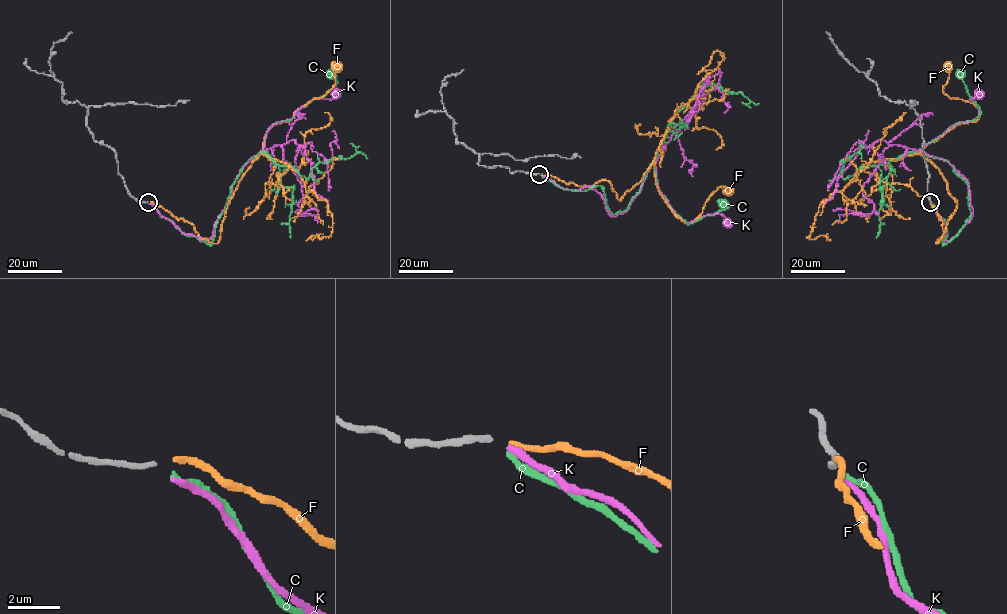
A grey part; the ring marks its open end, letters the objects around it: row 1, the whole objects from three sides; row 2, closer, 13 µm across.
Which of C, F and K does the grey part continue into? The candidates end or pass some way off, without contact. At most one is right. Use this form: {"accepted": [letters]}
{"accepted": ["F"]}

